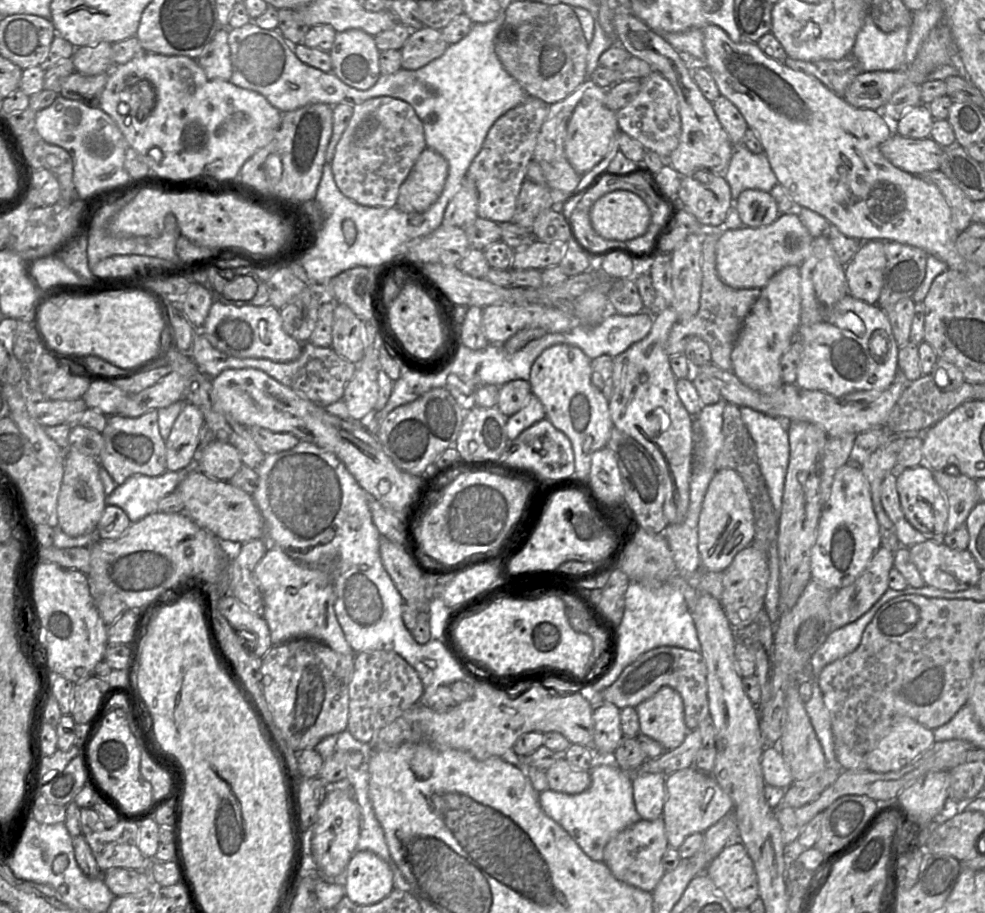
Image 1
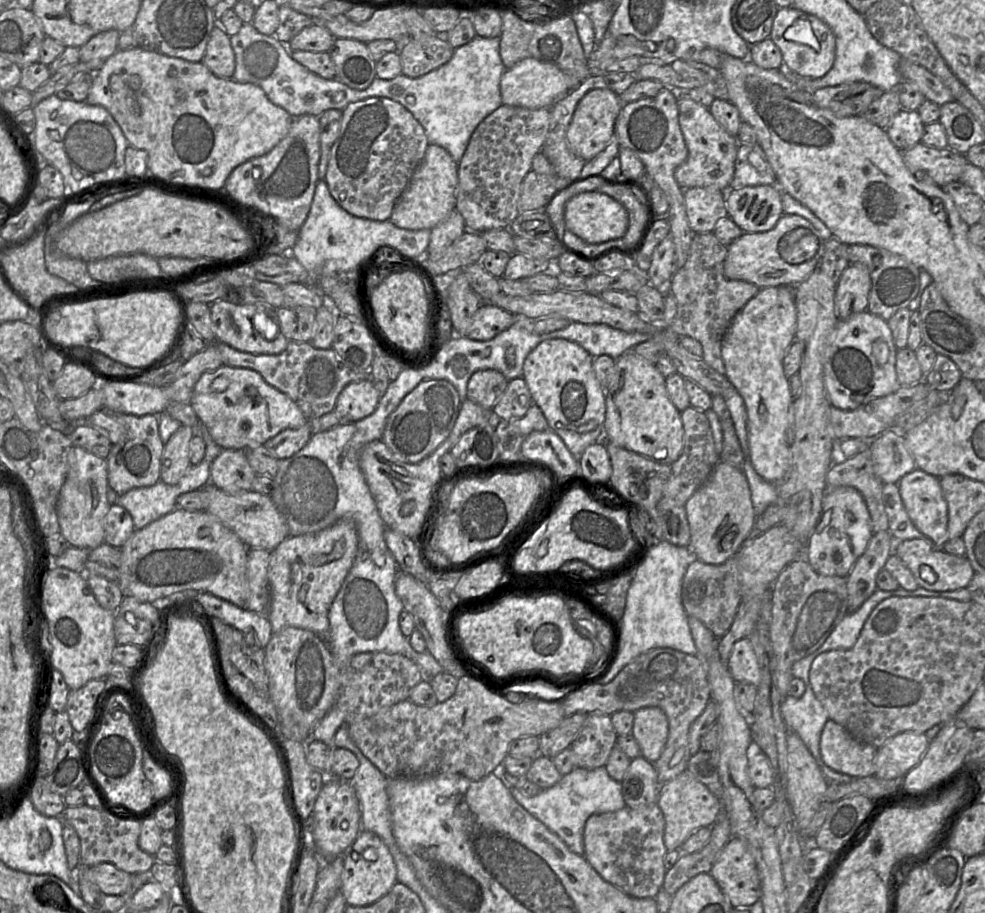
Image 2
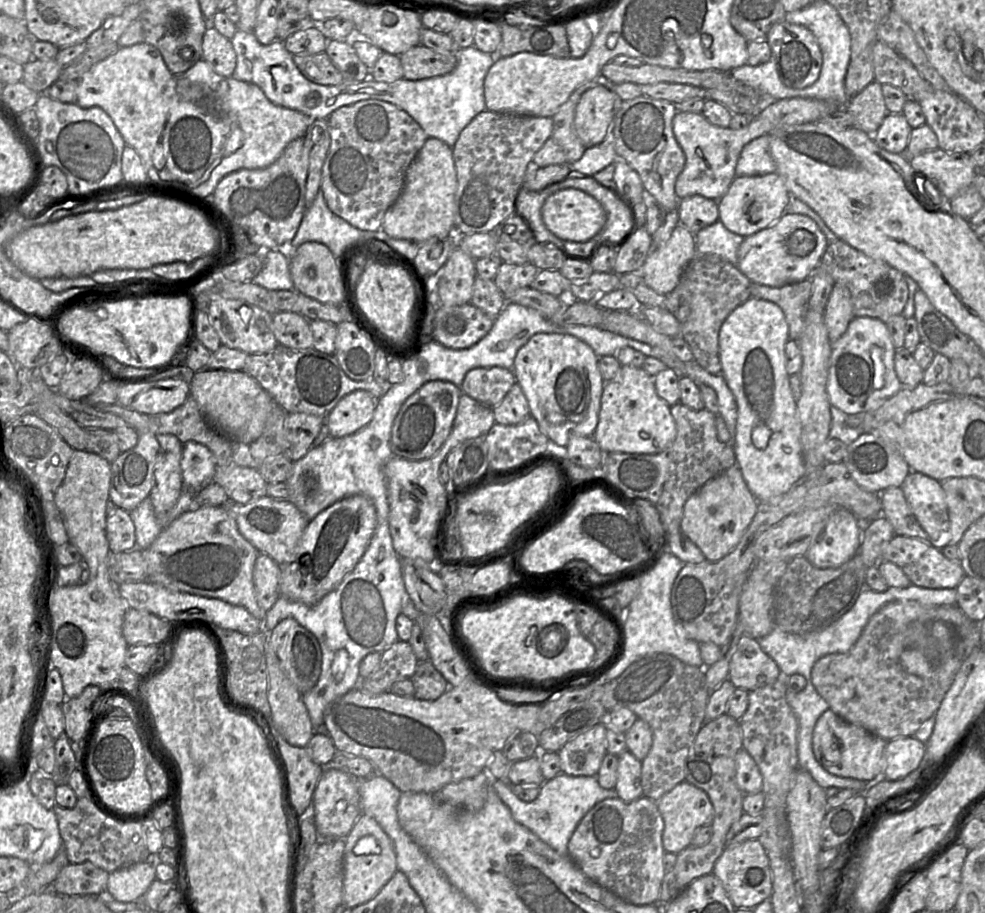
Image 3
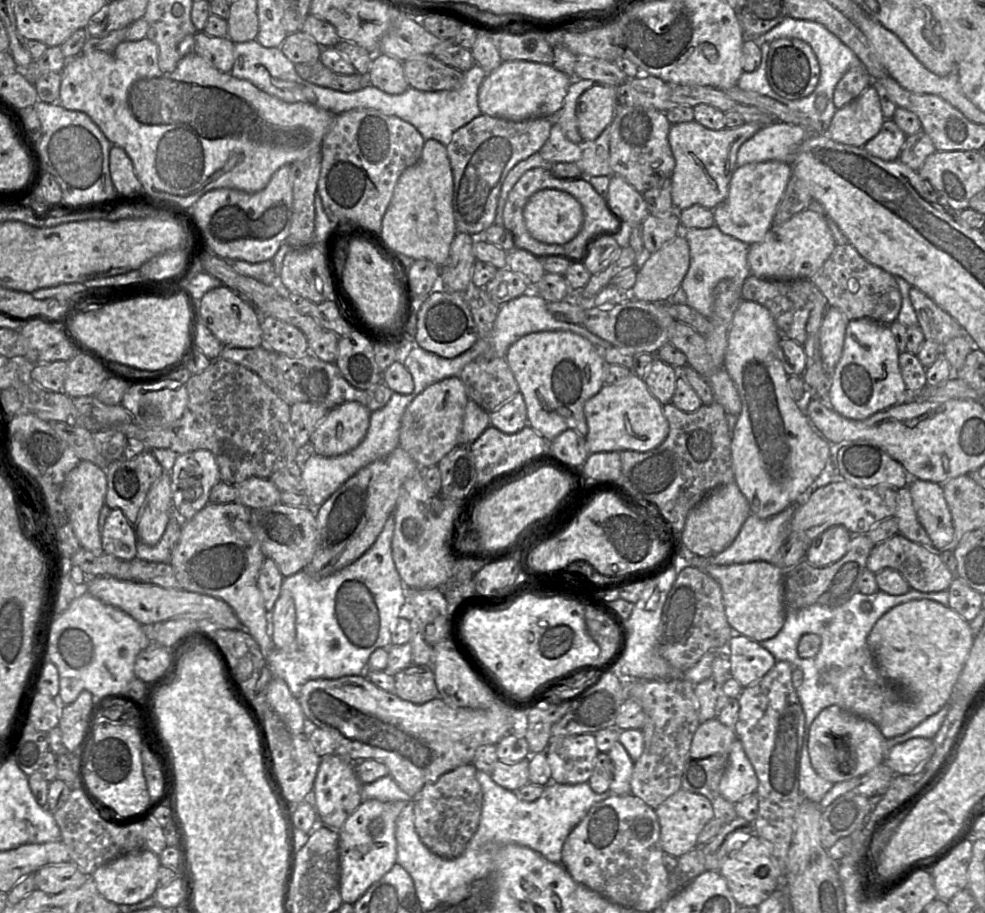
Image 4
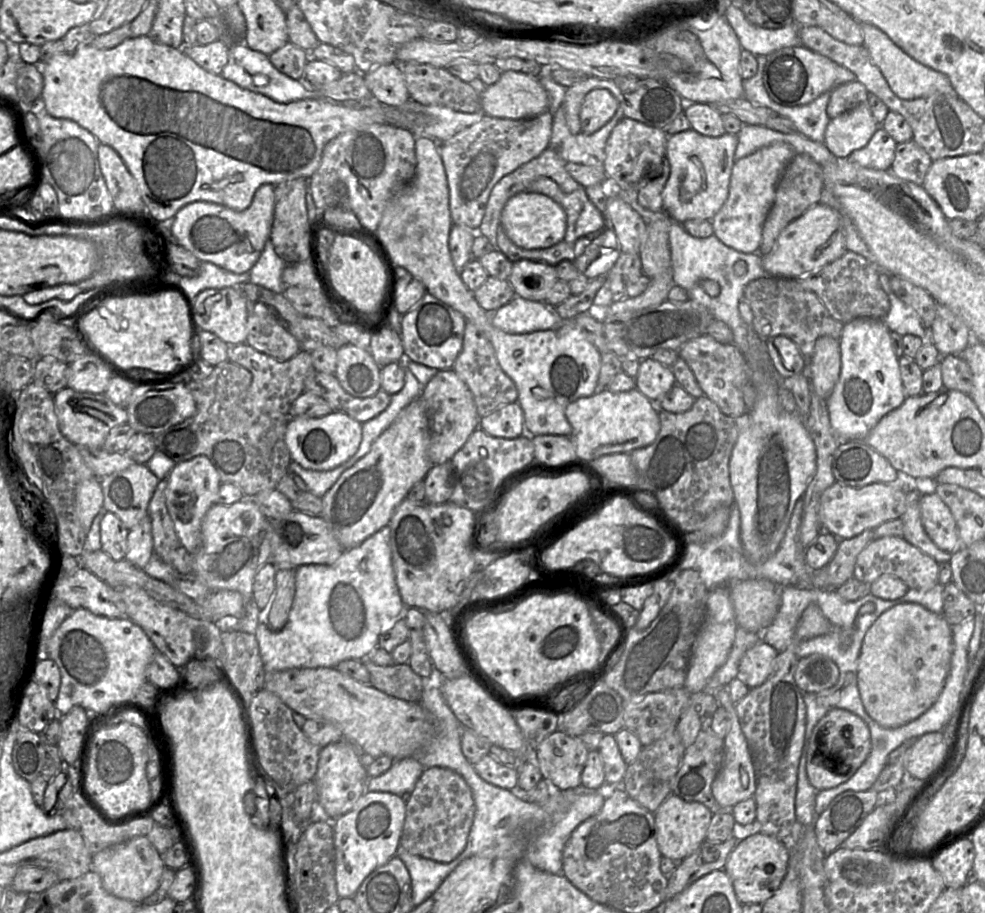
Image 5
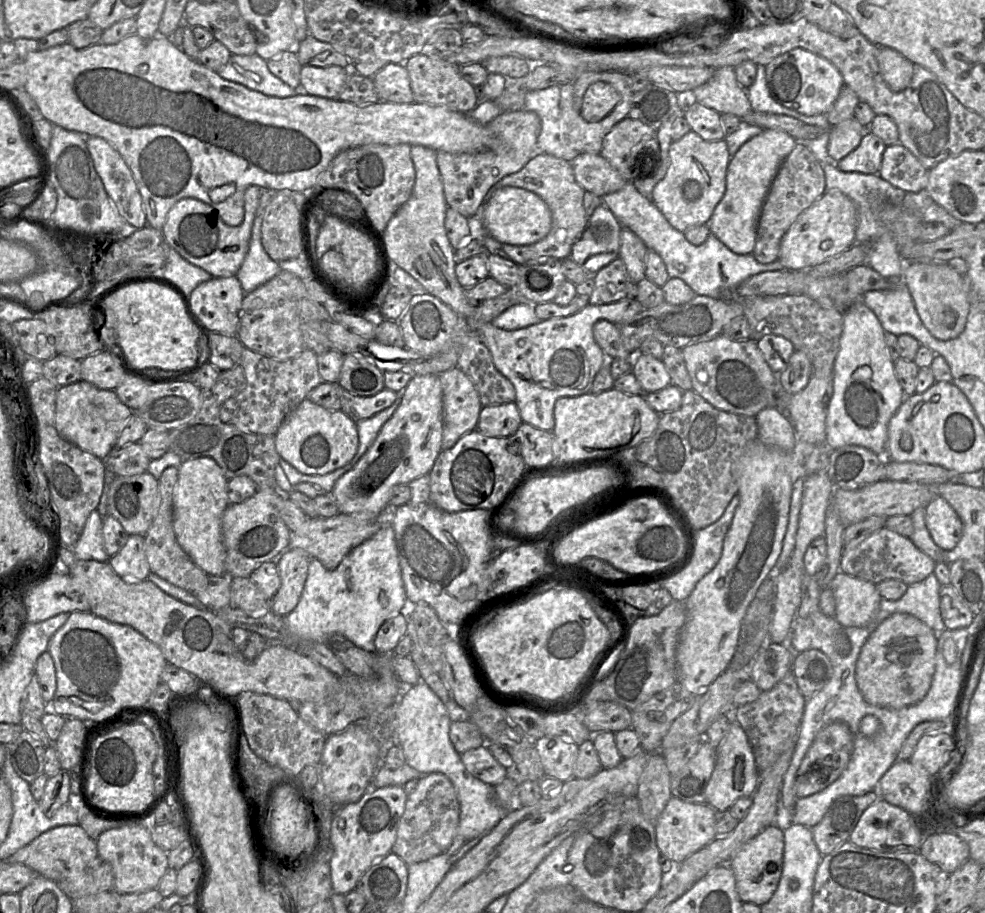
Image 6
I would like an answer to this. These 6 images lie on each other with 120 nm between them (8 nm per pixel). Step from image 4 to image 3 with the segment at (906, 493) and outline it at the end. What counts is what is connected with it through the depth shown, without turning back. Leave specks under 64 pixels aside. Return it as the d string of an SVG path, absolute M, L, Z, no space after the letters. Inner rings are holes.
M889 487L880 493L882 515L891 523L896 535L919 538L929 542L928 534L919 525L901 487Z

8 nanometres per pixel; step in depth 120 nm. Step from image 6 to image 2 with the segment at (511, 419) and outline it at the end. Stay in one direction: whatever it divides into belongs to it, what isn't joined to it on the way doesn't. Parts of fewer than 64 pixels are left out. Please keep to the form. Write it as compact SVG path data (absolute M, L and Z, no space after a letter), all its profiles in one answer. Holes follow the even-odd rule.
M522 377L512 379L491 409L495 420L509 420L522 417L533 404L527 384Z

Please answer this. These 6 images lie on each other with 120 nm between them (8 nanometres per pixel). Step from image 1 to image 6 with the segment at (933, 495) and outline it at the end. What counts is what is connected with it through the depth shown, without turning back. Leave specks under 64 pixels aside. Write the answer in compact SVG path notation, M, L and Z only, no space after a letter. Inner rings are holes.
M941 496L925 507L925 524L933 541L944 550L955 548L963 534L960 517Z

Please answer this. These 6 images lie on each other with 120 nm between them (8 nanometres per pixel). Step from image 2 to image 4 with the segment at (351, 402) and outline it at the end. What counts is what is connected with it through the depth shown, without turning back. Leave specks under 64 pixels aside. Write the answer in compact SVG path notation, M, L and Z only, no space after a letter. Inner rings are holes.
M356 401L330 409L310 436L311 453L333 457L353 450L367 433L371 413Z

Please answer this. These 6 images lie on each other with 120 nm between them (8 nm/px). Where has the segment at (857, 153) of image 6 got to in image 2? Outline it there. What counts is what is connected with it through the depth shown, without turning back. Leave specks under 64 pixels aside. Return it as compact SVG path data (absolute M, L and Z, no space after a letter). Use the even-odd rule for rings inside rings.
M901 110L886 128L891 142L900 150L907 150L920 143L925 124L917 110Z

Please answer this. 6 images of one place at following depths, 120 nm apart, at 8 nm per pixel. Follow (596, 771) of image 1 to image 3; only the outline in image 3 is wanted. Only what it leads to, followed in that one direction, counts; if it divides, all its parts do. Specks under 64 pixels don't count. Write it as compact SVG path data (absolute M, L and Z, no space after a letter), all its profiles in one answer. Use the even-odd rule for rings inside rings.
M564 773L546 780L540 787L538 797L532 802L521 800L506 779L491 778L491 787L518 823L527 827L562 856L568 856L569 840L586 813L598 802L618 797L615 789L601 787L596 776L570 776Z

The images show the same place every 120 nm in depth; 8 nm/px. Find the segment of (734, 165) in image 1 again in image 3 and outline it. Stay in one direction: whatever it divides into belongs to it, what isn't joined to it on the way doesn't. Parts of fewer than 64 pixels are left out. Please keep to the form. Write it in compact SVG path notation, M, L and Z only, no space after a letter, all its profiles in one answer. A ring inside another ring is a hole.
M770 134L762 135L747 143L738 158L736 176L761 176L777 172L770 153Z

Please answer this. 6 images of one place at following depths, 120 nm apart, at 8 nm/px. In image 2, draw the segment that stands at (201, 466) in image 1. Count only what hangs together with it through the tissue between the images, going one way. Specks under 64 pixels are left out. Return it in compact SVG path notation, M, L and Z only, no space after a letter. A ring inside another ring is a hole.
M222 450L210 467L210 483L230 494L252 491L255 476L244 452L239 450Z

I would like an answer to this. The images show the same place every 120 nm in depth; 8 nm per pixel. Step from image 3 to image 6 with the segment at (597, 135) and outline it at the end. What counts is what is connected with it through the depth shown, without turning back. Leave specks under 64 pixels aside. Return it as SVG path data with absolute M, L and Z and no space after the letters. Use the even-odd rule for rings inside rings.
M595 82L584 93L580 114L587 122L598 122L614 109L618 101L619 94L609 83Z

